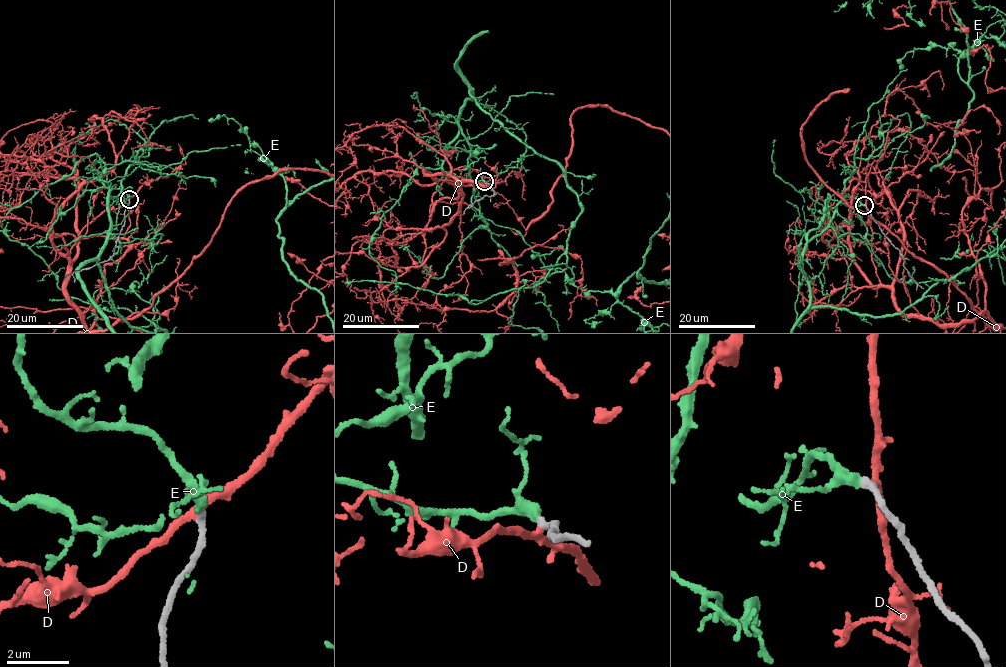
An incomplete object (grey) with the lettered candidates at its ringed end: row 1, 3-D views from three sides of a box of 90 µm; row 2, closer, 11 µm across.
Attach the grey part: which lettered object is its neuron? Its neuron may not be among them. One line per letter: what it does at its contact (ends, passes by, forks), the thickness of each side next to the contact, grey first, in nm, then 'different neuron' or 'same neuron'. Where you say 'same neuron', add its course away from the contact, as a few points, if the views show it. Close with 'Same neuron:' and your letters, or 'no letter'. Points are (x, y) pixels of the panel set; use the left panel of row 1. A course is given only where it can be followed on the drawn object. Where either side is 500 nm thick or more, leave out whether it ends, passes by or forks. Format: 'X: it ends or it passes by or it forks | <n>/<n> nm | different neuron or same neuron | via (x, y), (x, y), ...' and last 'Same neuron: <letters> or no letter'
D: it passes by | 240/240 nm | different neuron
E: it passes by | 240/280 nm | same neuron
Same neuron: E

